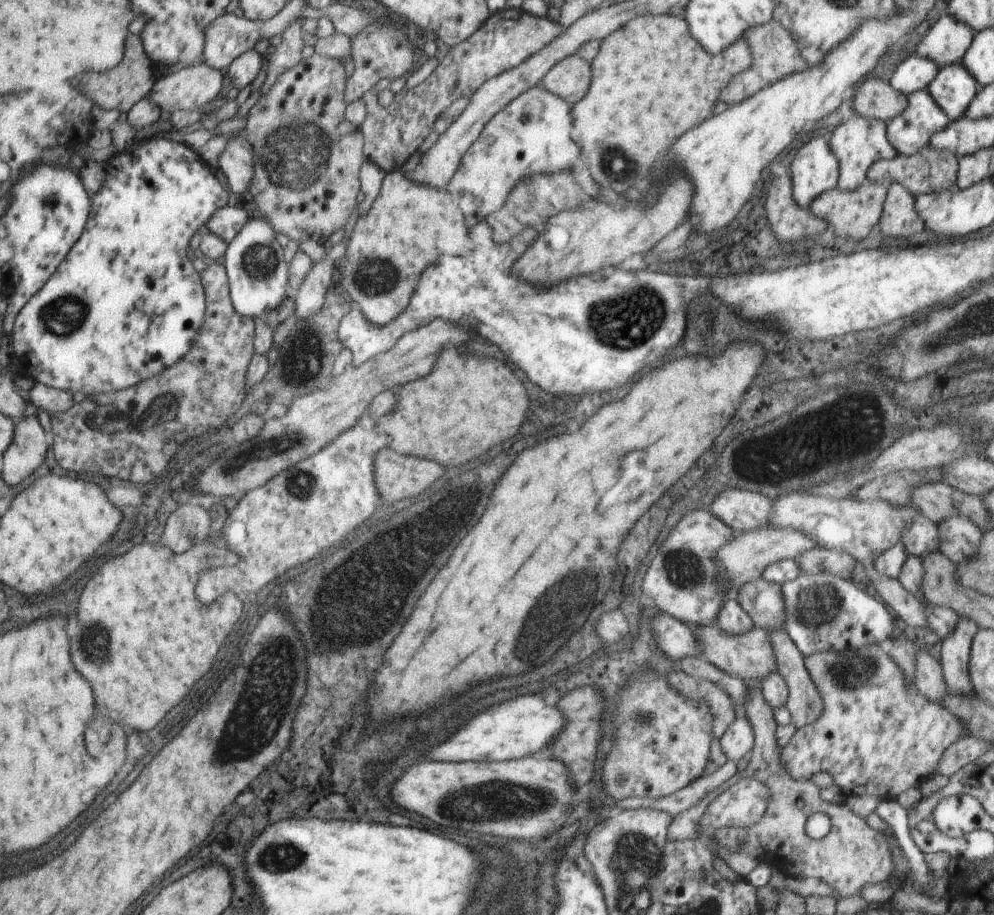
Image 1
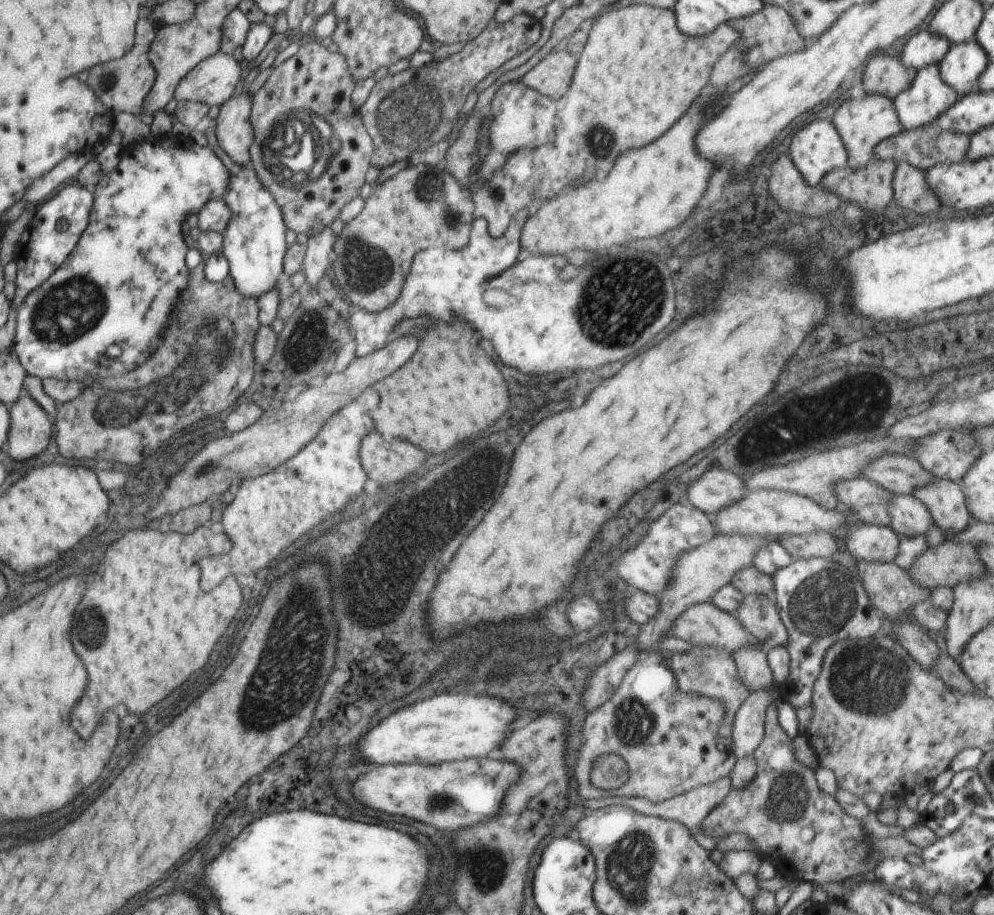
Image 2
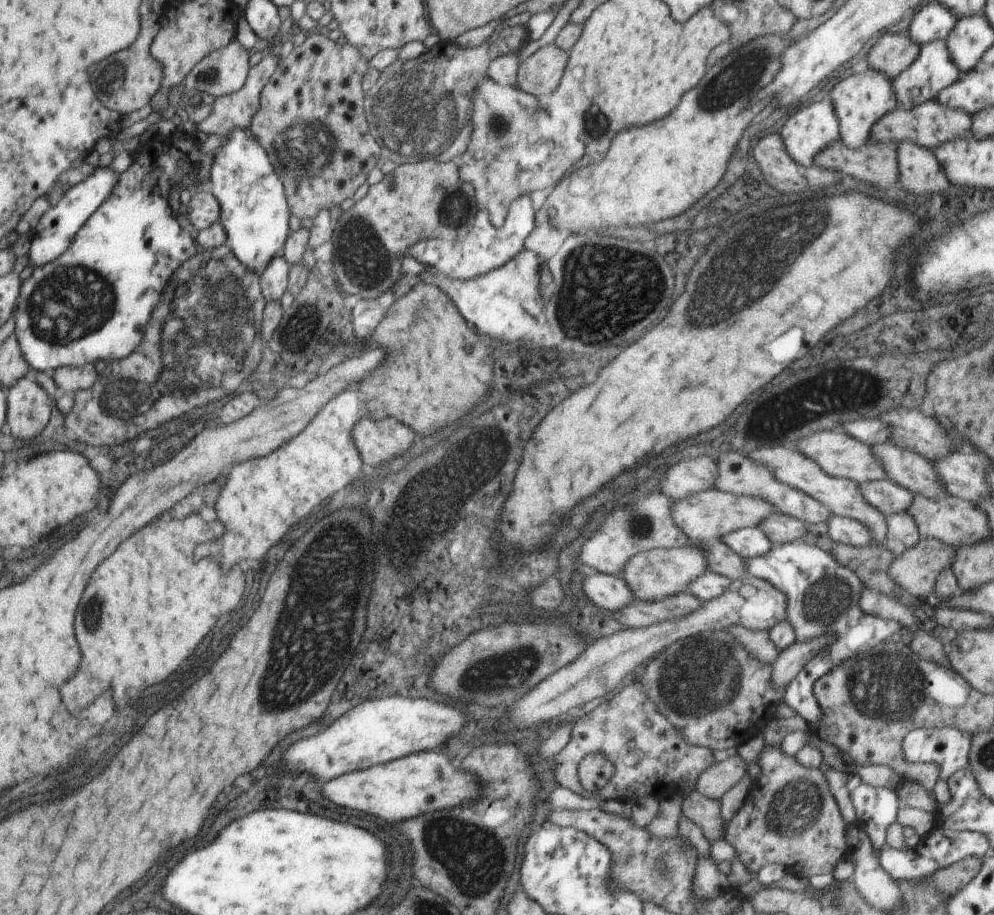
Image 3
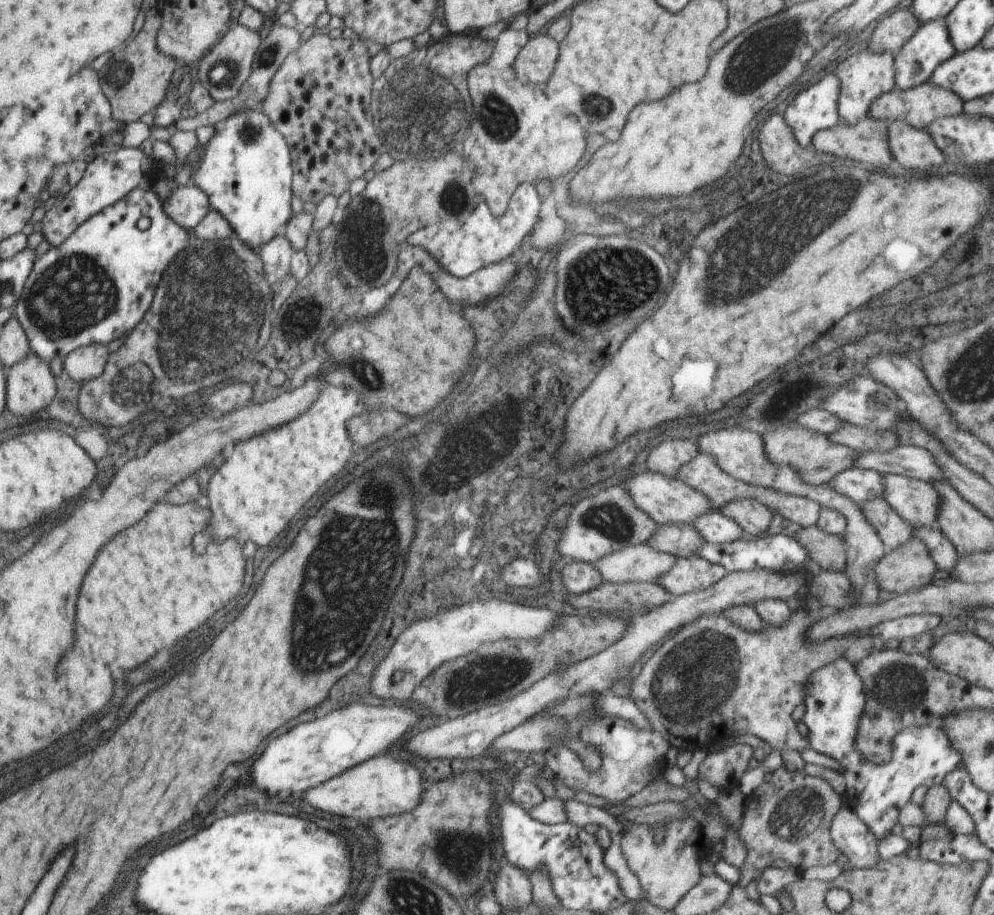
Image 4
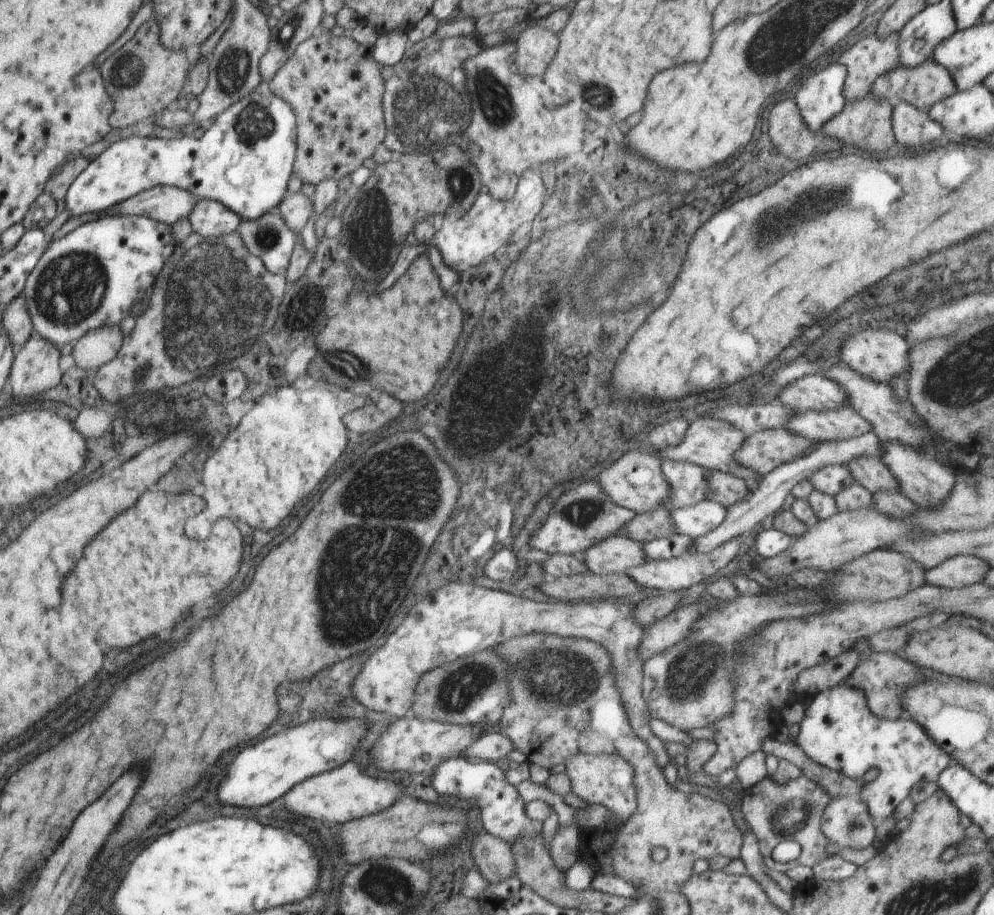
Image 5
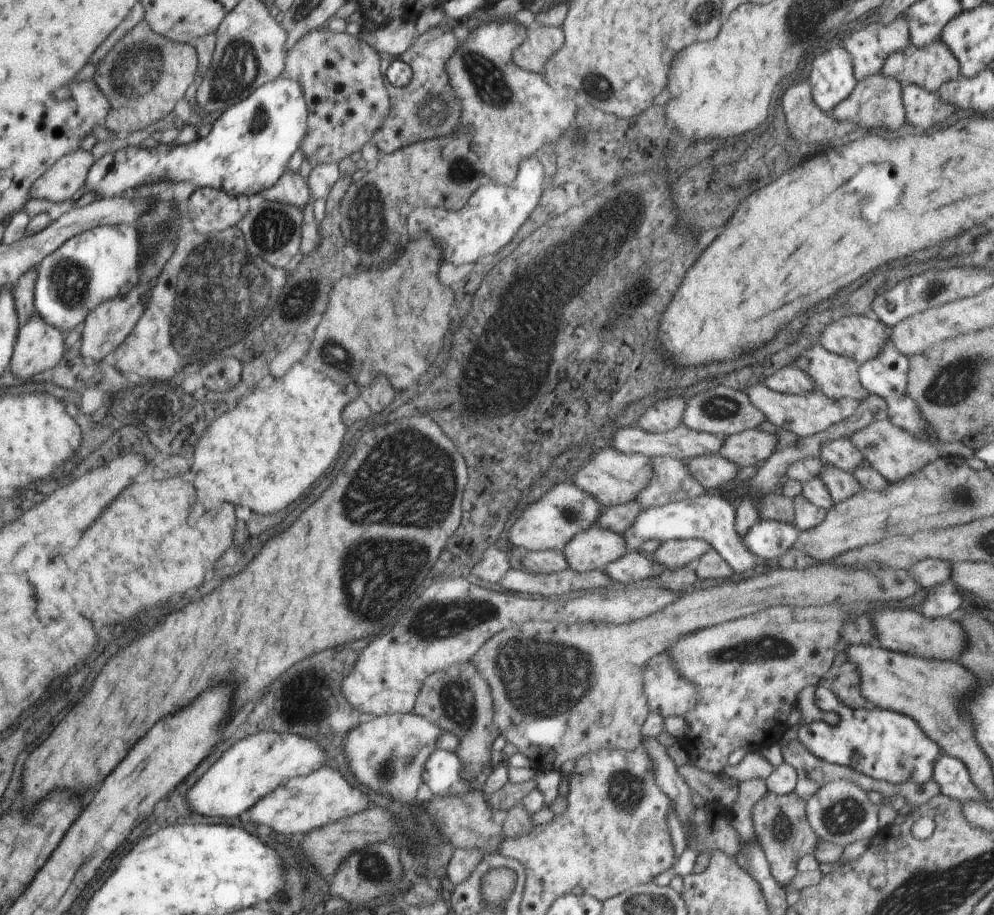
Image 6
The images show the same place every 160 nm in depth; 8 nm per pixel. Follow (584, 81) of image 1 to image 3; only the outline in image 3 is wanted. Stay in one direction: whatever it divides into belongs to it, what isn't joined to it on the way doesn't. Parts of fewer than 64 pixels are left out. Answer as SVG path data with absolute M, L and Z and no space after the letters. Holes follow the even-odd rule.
M555 44L540 48L519 66L517 84L525 93L534 96L550 96L564 74L569 53Z

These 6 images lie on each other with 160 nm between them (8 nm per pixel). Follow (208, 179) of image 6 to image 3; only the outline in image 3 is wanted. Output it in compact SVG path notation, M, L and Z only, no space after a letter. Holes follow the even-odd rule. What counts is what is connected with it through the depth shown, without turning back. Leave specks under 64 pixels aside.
M234 128L227 139L227 144L220 151L216 151L209 172L208 189L218 199L221 208L220 223L227 234L230 250L249 271L262 272L270 261L280 255L289 233L288 226L290 211L286 198L286 191L279 175L275 172L277 161L269 157L260 143L253 137L245 136L246 129ZM96 168L95 173L86 180L71 186L62 199L50 207L40 218L34 227L34 236L31 236L29 249L29 264L34 268L44 267L45 264L55 261L61 254L66 252L70 243L74 240L82 225L97 211L97 208L110 196L113 186L119 179L119 175L112 170Z

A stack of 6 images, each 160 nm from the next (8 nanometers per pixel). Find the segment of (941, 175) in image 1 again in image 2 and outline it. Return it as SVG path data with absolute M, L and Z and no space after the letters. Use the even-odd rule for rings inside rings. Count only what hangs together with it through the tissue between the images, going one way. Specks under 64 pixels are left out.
M938 124L928 125L926 127L918 127L913 131L904 131L897 136L886 139L878 143L874 147L874 159L882 159L883 161L892 158L895 162L907 162L910 166L918 170L926 171L937 165L938 163L961 163L969 149L970 136L962 133L951 133L950 131L942 130Z

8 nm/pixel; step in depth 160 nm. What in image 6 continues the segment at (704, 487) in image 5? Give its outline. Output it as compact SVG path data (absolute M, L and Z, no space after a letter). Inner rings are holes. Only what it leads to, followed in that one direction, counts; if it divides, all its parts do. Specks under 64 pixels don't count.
M665 456L655 457L652 460L653 480L637 496L637 501L645 509L693 499L706 492L682 459Z

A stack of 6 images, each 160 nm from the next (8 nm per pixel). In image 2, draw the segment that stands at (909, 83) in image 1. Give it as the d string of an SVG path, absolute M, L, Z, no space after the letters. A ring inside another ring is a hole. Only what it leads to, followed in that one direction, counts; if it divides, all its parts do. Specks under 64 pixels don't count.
M922 30L904 45L900 58L904 67L918 72L927 66L940 64L950 46L946 39Z

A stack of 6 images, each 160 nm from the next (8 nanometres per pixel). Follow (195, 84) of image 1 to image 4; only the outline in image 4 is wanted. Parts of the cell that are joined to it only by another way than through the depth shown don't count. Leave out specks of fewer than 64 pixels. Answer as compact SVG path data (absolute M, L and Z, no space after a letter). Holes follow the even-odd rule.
M233 24L228 32L218 40L218 43L208 54L199 60L197 82L200 83L216 101L230 100L239 94L239 88L250 76L251 66L257 59L257 50L261 40L258 32Z

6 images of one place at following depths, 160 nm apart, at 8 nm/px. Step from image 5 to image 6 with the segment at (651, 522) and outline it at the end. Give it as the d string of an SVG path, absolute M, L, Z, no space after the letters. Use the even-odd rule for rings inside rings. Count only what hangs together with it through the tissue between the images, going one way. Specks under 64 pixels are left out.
M637 500L607 507L602 510L596 526L624 535L635 523L636 517L644 510L646 509Z

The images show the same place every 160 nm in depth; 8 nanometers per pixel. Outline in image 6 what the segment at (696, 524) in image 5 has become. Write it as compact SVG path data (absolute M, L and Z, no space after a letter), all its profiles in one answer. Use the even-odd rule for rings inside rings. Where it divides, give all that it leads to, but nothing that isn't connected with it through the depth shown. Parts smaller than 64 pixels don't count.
M706 491L693 499L668 503L662 507L650 507L642 511L622 537L625 538L627 552L637 551L638 546L648 539L660 540L661 543L676 539L702 539L722 555L736 574L744 574L755 567L754 555L744 546L742 537L736 532L735 509L736 503L732 498L716 491Z

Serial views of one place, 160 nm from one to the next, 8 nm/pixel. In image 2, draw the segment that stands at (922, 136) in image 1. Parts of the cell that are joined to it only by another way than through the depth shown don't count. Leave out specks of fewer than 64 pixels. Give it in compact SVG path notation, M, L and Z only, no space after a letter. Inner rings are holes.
M930 65L916 72L912 84L893 103L902 130L913 131L918 127L938 124L939 116L944 115L956 101L956 91L941 79L939 65Z

